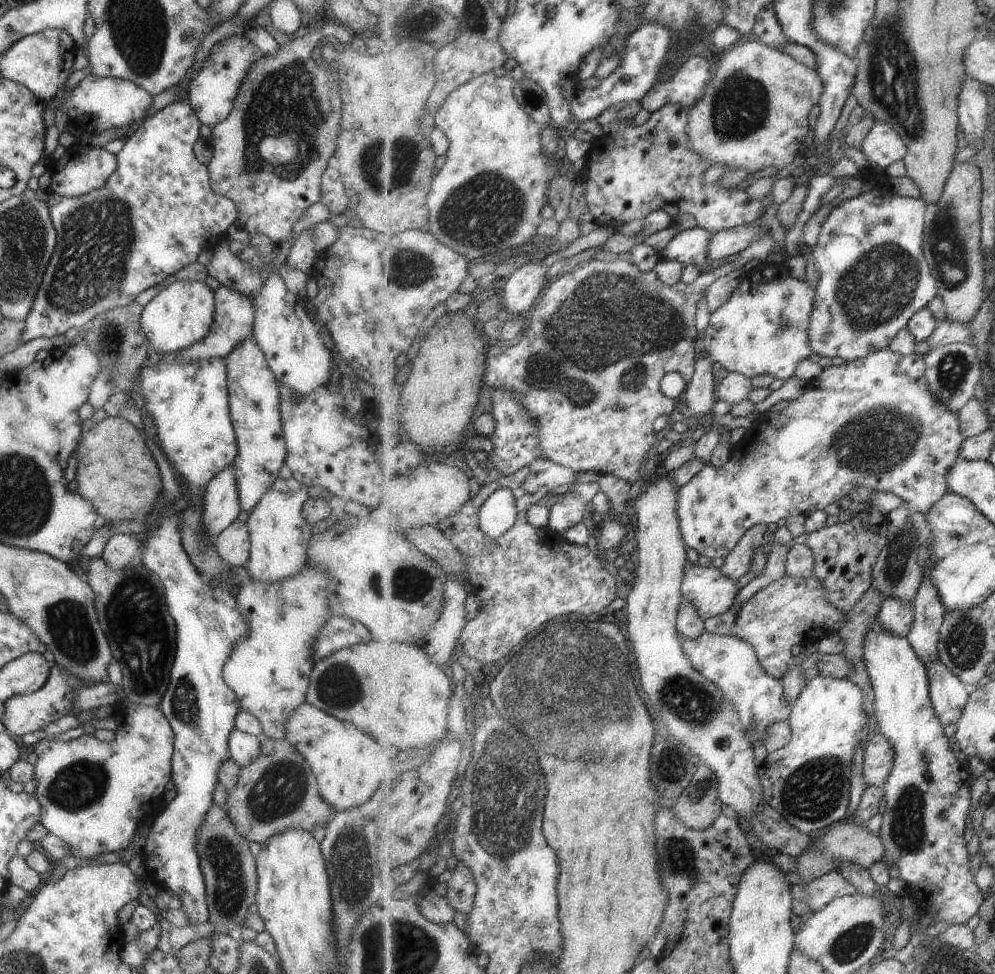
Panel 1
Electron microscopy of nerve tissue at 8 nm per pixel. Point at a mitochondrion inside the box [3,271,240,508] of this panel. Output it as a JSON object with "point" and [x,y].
{"point":[109,336]}

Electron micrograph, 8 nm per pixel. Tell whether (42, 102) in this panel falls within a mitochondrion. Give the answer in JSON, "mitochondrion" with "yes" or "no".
{"mitochondrion":"no"}

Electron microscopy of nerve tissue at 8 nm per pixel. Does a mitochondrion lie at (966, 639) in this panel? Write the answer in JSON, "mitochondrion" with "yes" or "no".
{"mitochondrion":"yes"}

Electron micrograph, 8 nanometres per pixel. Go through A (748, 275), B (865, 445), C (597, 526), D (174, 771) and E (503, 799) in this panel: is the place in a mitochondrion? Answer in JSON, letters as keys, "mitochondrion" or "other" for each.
{"A":"other","B":"mitochondrion","C":"other","D":"other","E":"mitochondrion"}

